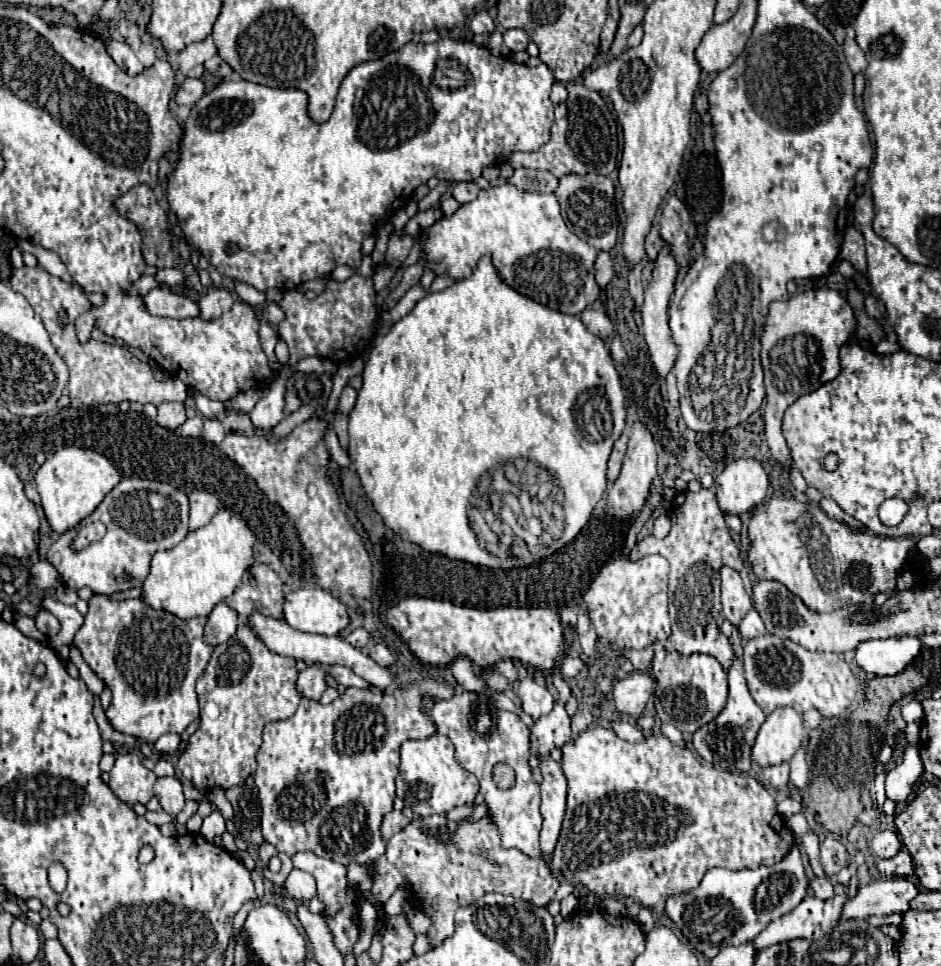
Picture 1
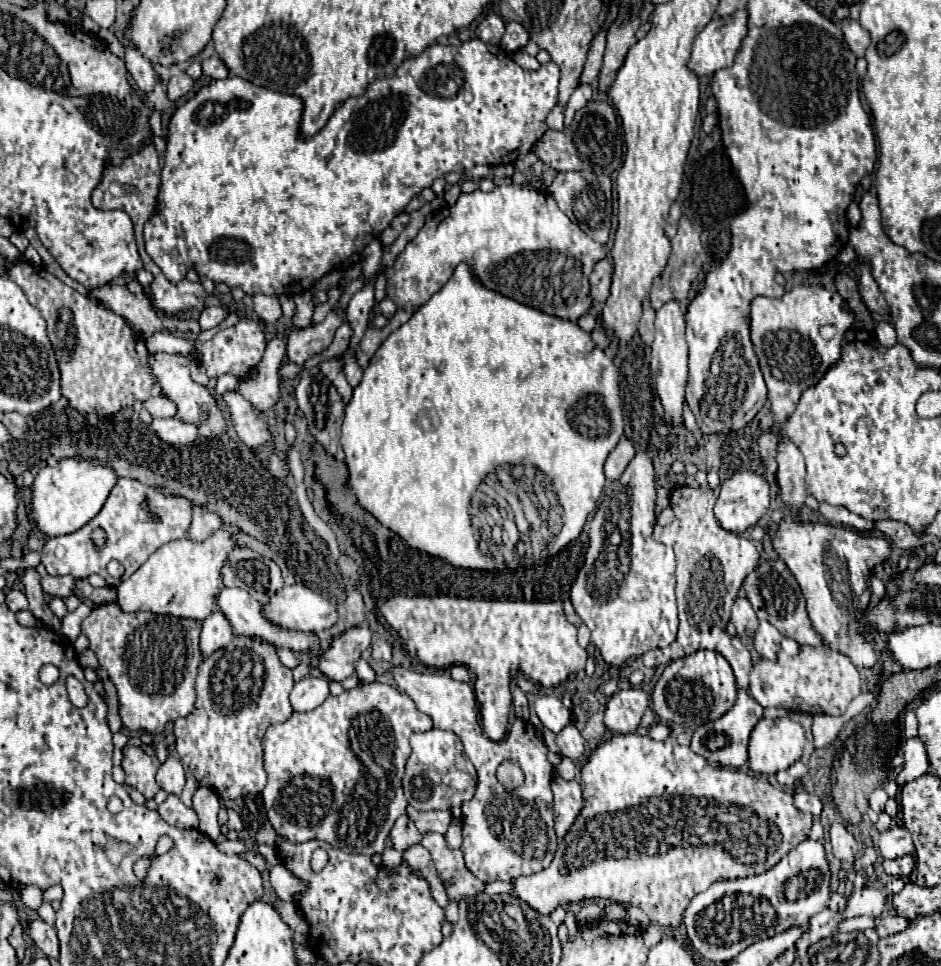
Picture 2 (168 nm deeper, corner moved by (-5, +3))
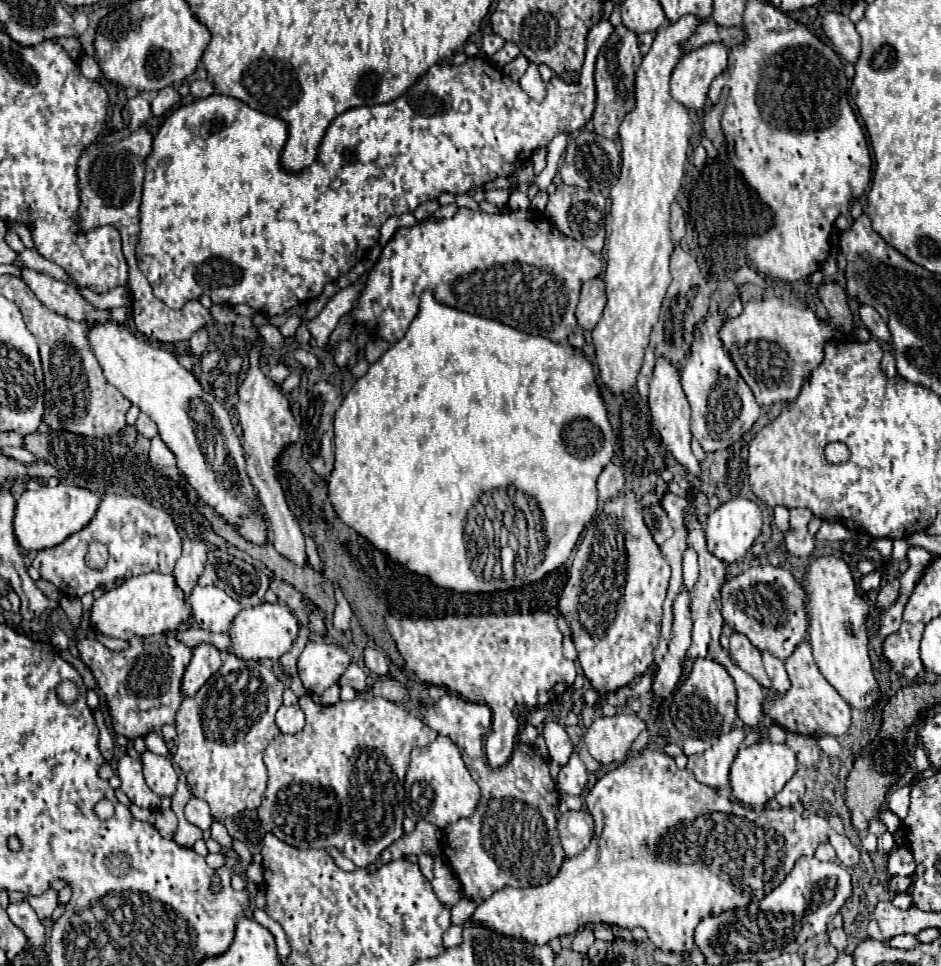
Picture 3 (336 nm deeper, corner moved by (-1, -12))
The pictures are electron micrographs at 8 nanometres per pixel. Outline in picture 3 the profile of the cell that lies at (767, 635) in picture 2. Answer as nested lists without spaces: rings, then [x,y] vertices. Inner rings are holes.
[[[765,651],[765,653],[763,653],[763,663],[765,663],[765,671],[767,671],[767,675],[769,675],[769,679],[771,679],[773,687],[775,687],[775,691],[777,691],[777,693],[787,693],[789,687],[791,687],[791,683],[789,683],[787,671],[785,671],[785,667],[783,667],[783,661],[775,659],[771,653]]]

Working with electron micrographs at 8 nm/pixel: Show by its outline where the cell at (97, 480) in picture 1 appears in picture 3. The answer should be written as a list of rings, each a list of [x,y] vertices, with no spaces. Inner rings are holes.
[[[59,483],[57,487],[43,485],[39,491],[27,489],[17,499],[17,509],[15,509],[15,519],[13,519],[13,531],[15,531],[17,543],[29,551],[55,547],[63,543],[67,535],[81,531],[93,519],[97,507],[99,507],[99,495],[81,487]]]

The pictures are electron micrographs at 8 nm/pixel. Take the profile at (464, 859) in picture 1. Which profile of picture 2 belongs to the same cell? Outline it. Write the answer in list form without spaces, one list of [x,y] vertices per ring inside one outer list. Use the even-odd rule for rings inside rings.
[[[427,832],[427,834],[423,834],[421,844],[423,844],[423,848],[429,850],[449,900],[459,902],[463,896],[479,894],[485,890],[485,884],[465,866],[463,852],[459,848],[451,850],[447,846],[443,834]]]

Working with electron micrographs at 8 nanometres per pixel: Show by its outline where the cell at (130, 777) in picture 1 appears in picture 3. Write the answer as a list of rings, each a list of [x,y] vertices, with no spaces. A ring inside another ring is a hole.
[[[123,755],[117,763],[117,775],[121,779],[123,793],[131,799],[131,803],[151,811],[157,811],[161,807],[161,797],[147,787],[139,761],[129,755]]]

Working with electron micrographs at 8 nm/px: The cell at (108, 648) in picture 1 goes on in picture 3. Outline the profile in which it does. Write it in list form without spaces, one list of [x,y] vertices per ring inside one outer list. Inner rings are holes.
[[[167,635],[133,637],[131,647],[125,651],[111,651],[97,639],[79,639],[81,661],[93,671],[99,691],[105,697],[111,715],[111,729],[127,739],[159,731],[165,723],[173,725],[175,713],[183,701],[181,679],[187,663],[191,661],[191,649]]]

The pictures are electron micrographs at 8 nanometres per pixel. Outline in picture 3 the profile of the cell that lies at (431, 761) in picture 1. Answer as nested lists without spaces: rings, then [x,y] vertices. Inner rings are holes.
[[[439,735],[431,745],[413,749],[405,779],[405,815],[409,819],[413,819],[415,823],[429,821],[443,829],[461,817],[473,815],[479,797],[479,785],[469,775],[459,747],[449,737]]]

